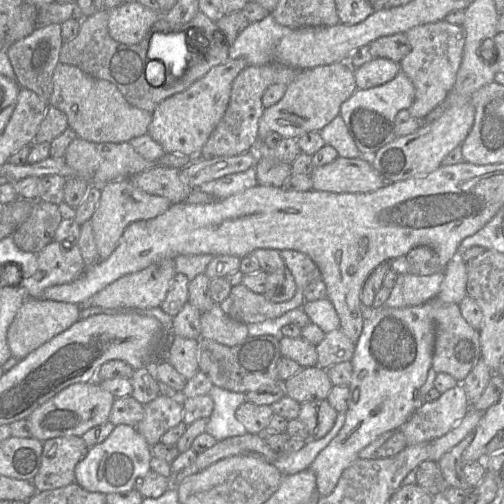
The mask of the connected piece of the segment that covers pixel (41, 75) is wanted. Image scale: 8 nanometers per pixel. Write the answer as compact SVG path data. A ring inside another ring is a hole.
M50 24L36 27L30 35L6 46L6 53L20 88L31 90L45 102L49 101L52 94L53 72L59 63L62 45L61 24Z

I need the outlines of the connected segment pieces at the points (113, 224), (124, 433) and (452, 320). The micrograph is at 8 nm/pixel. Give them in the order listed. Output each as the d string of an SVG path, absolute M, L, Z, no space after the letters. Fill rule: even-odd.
M129 177L119 178L101 186L101 197L91 218L94 238L101 260L107 259L118 246L124 230L133 222L150 220L170 206L168 198L146 193Z
M116 425L103 442L89 448L86 457L75 466L75 482L89 492L110 494L130 491L137 478L143 478L151 470L151 446L136 427Z
M432 299L426 303L432 303L432 315L435 321L435 345L432 358L432 369L437 373L447 373L462 383L472 368L481 358L481 345L479 331L473 328L462 316L459 305L444 303L437 299Z

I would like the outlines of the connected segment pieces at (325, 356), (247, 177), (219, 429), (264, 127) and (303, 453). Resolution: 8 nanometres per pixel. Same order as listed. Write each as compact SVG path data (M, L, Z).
M340 328L325 334L323 340L316 345L318 354L317 366L328 369L332 365L350 361L355 352L354 343Z
M256 166L244 172L234 173L202 184L199 189L212 195L215 199L222 199L258 185Z
M213 385L209 395L214 401L214 407L205 432L217 441L246 434L246 428L235 416L238 407L246 401L245 393L233 392Z
M336 62L302 70L286 86L283 98L264 109L259 121L259 139L264 141L271 132L277 132L283 138L298 138L304 133L320 131L340 114L342 103L358 89L354 70L348 62Z
M338 412L332 429L324 437L317 440L309 439L304 447L297 452L277 453L277 459L271 464L278 468L283 475L293 475L308 469L316 456L338 434L345 423L345 419L345 413Z

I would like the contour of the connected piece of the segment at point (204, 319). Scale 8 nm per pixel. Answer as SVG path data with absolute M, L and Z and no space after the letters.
M219 304L203 312L200 318L201 337L228 347L235 346L248 337L248 326L226 315Z

